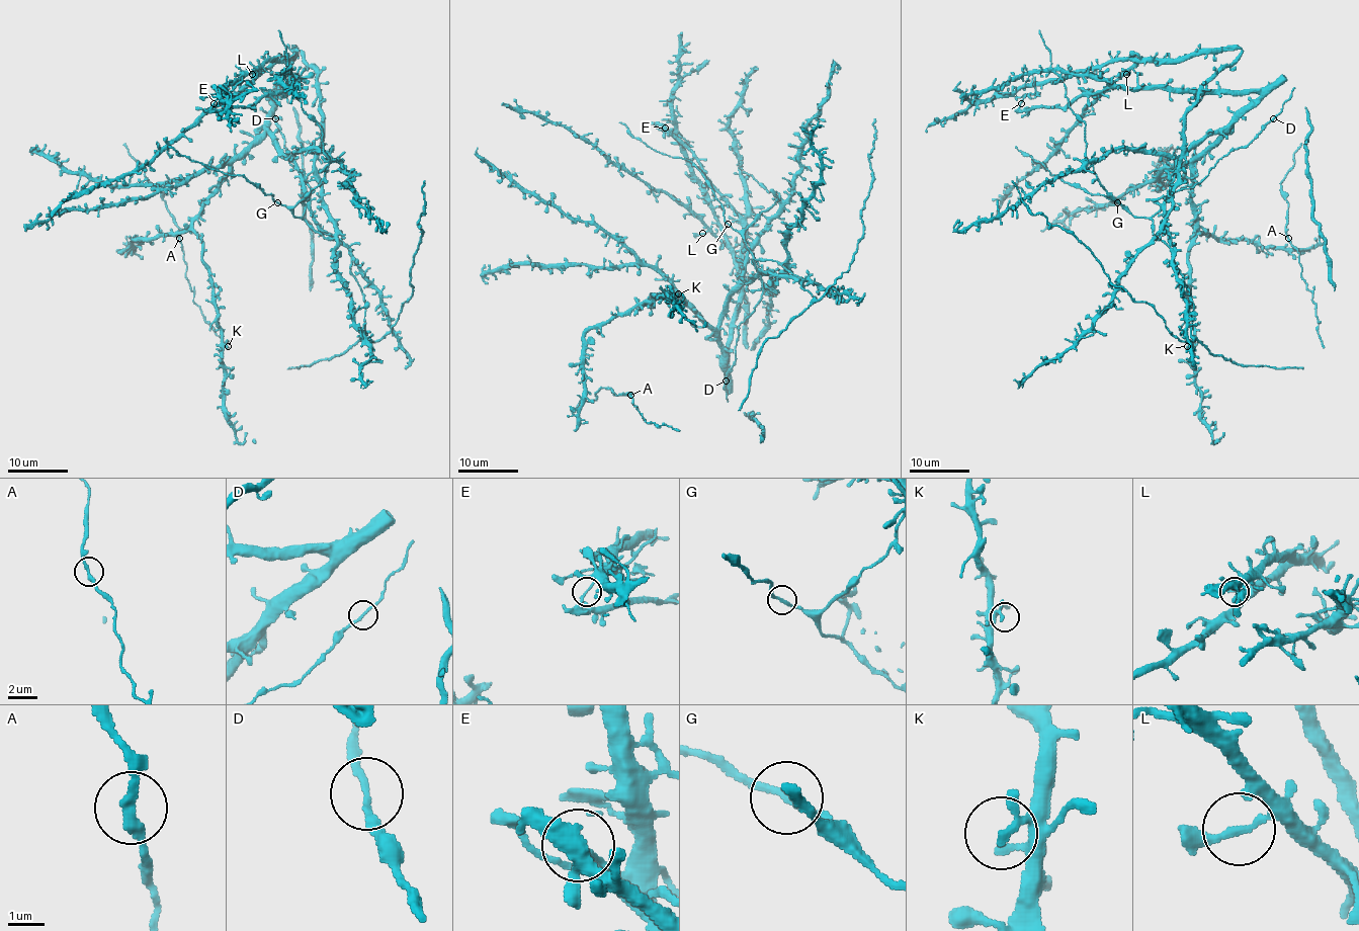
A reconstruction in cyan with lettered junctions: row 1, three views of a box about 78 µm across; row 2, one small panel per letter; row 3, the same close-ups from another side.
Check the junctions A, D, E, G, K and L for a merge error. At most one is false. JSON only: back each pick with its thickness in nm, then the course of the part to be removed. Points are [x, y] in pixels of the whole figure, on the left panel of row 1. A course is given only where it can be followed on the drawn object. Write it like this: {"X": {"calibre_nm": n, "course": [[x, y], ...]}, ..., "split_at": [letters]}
{"E": {"calibre_nm": 140, "course": [[215, 102], [243, 77]]}, "split_at": ["E"]}

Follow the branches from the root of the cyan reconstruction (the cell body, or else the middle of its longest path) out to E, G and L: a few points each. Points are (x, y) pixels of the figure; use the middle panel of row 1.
E: (741, 168), (744, 217), (705, 176), (699, 161), (662, 128), (665, 128)
G: (741, 168), (768, 192), (777, 192), (778, 198), (745, 229), (736, 230), (729, 224)
L: (741, 168), (744, 217), (705, 176), (699, 161), (662, 128), (683, 143), (689, 171), (724, 239), (702, 233)

